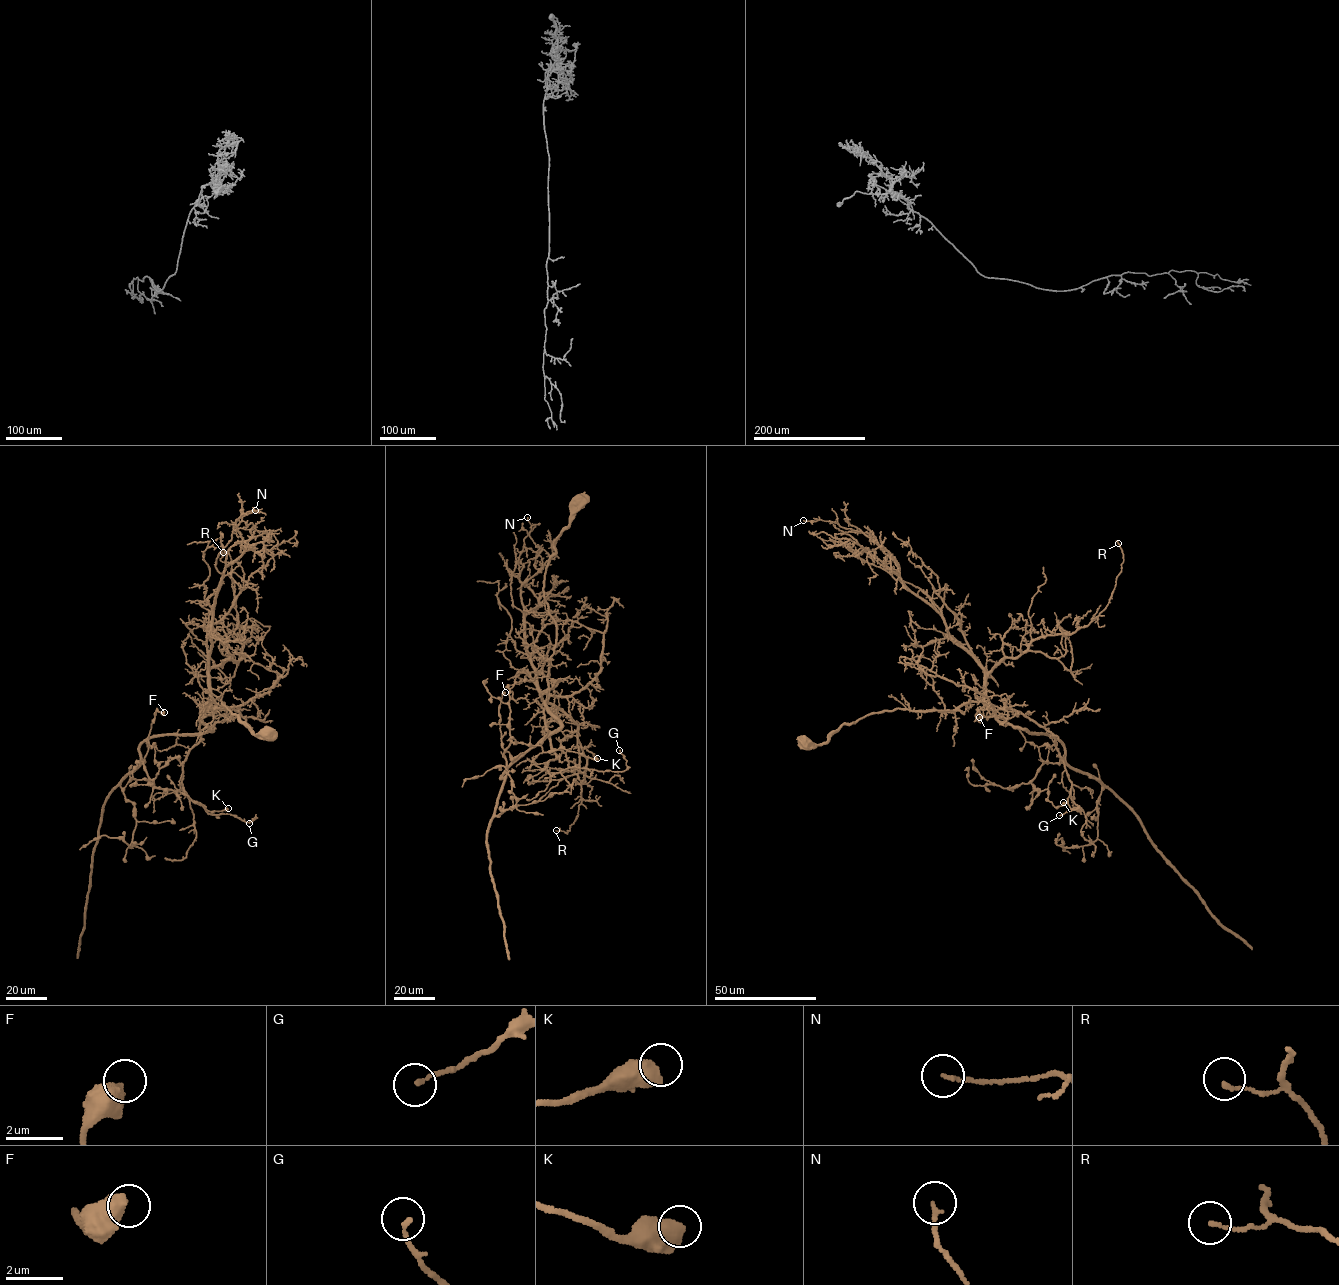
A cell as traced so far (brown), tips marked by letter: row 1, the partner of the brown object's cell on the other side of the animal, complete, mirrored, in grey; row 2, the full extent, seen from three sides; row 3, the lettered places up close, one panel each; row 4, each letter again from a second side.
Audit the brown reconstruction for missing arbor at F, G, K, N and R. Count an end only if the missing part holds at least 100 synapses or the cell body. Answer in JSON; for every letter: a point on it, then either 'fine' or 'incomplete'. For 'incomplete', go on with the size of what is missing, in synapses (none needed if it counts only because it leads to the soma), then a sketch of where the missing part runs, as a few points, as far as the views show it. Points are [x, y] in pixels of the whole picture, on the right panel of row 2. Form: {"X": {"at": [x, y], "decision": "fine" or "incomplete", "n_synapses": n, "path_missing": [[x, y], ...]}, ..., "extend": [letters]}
{"F": {"at": [979, 717], "decision": "fine"}, "G": {"at": [1059, 815], "decision": "fine"}, "K": {"at": [1063, 802], "decision": "fine"}, "N": {"at": [803, 520], "decision": "fine"}, "R": {"at": [1118, 543], "decision": "fine"}, "extend": []}

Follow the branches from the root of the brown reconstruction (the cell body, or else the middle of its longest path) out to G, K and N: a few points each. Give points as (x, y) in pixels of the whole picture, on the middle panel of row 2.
G: (578, 501), (544, 580), (556, 634), (544, 711), (556, 758), (546, 768), (624, 771), (619, 750)
K: (578, 501), (557, 539), (543, 589), (556, 634), (545, 703), (560, 726), (501, 777), (511, 741), (597, 758)
N: (578, 501), (545, 574), (556, 638), (541, 693), (523, 622), (538, 603), (518, 562), (527, 517)

